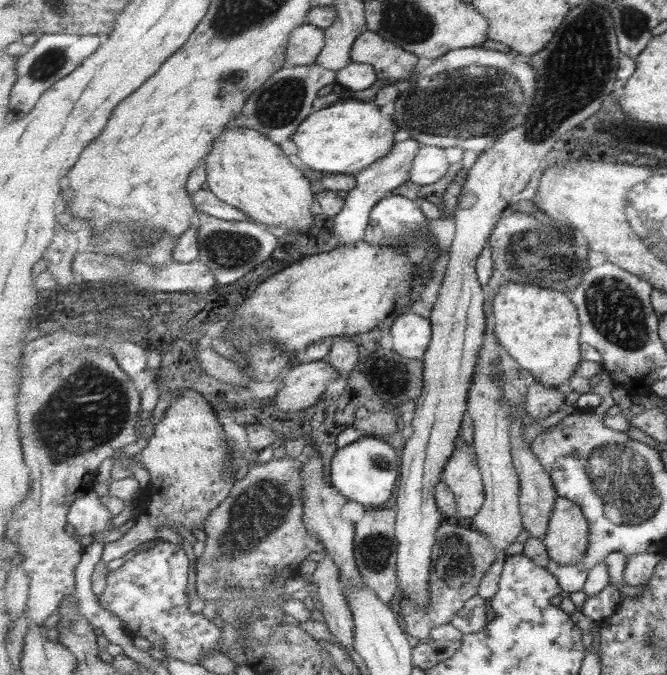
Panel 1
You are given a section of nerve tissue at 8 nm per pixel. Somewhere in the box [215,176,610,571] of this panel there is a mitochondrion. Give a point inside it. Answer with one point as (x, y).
(262, 506)

